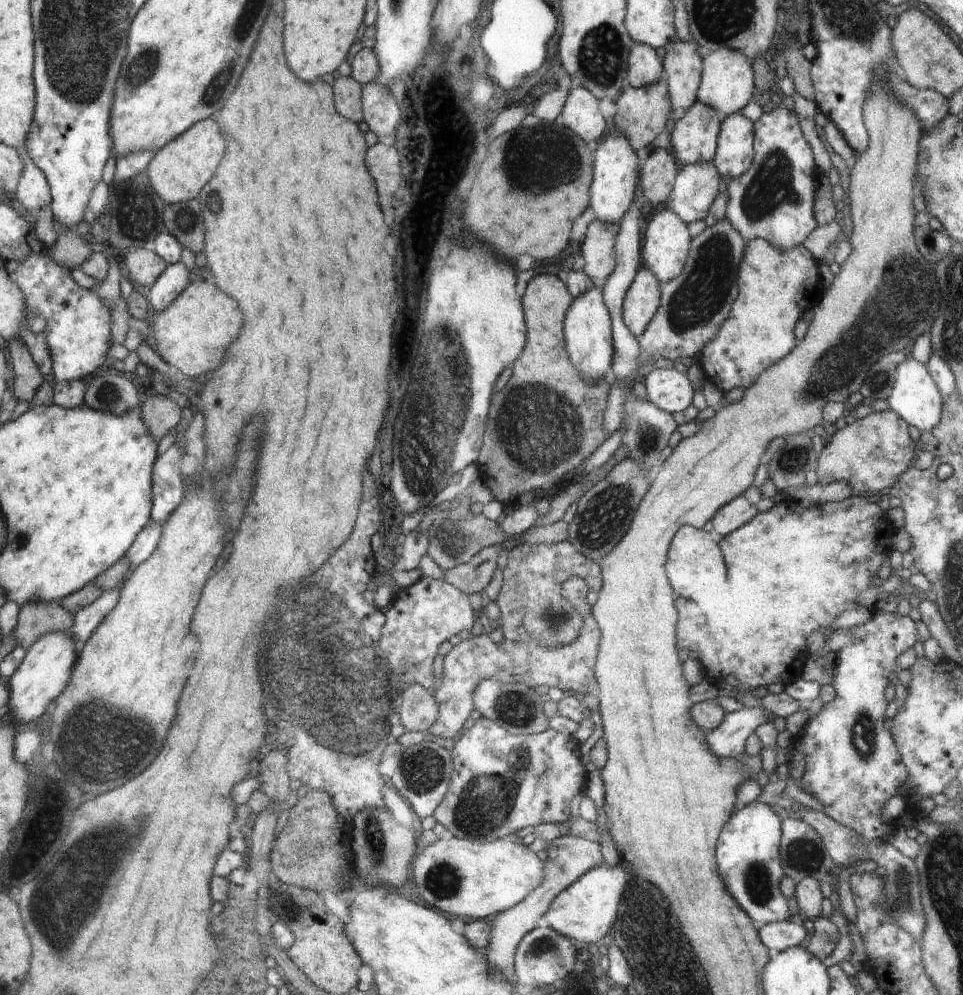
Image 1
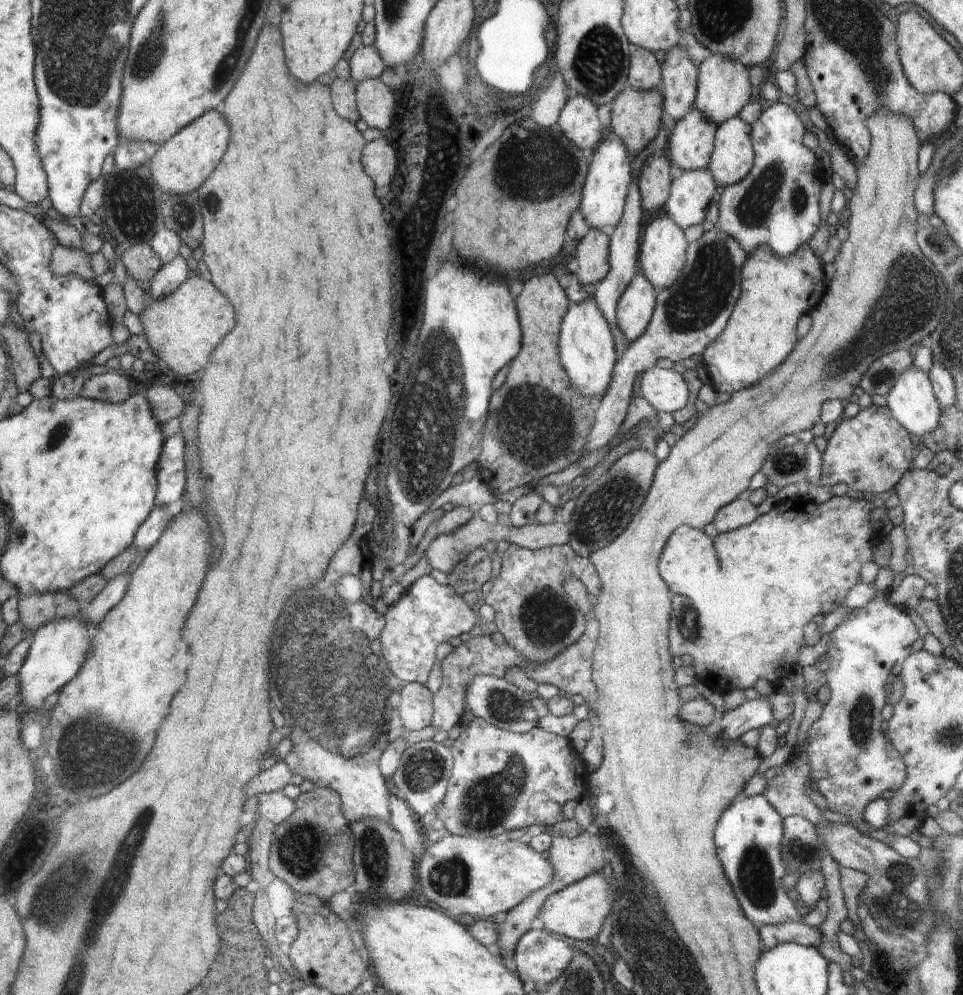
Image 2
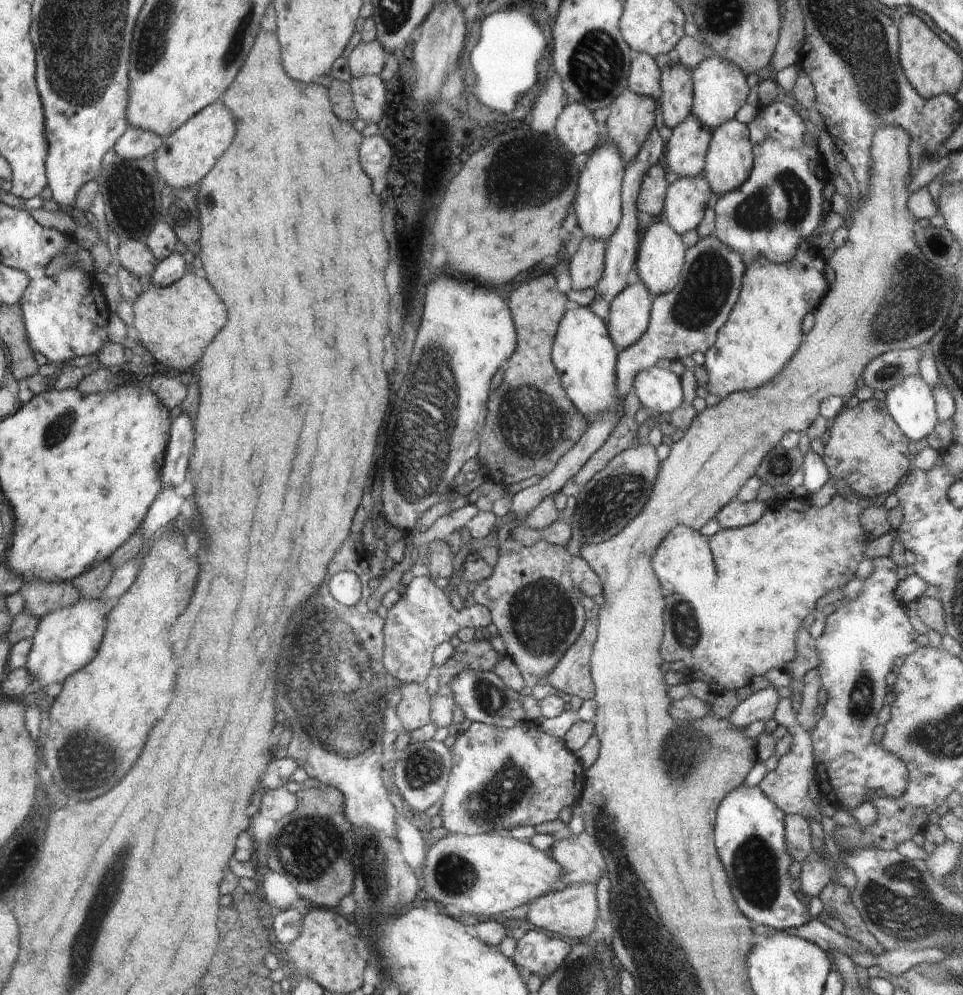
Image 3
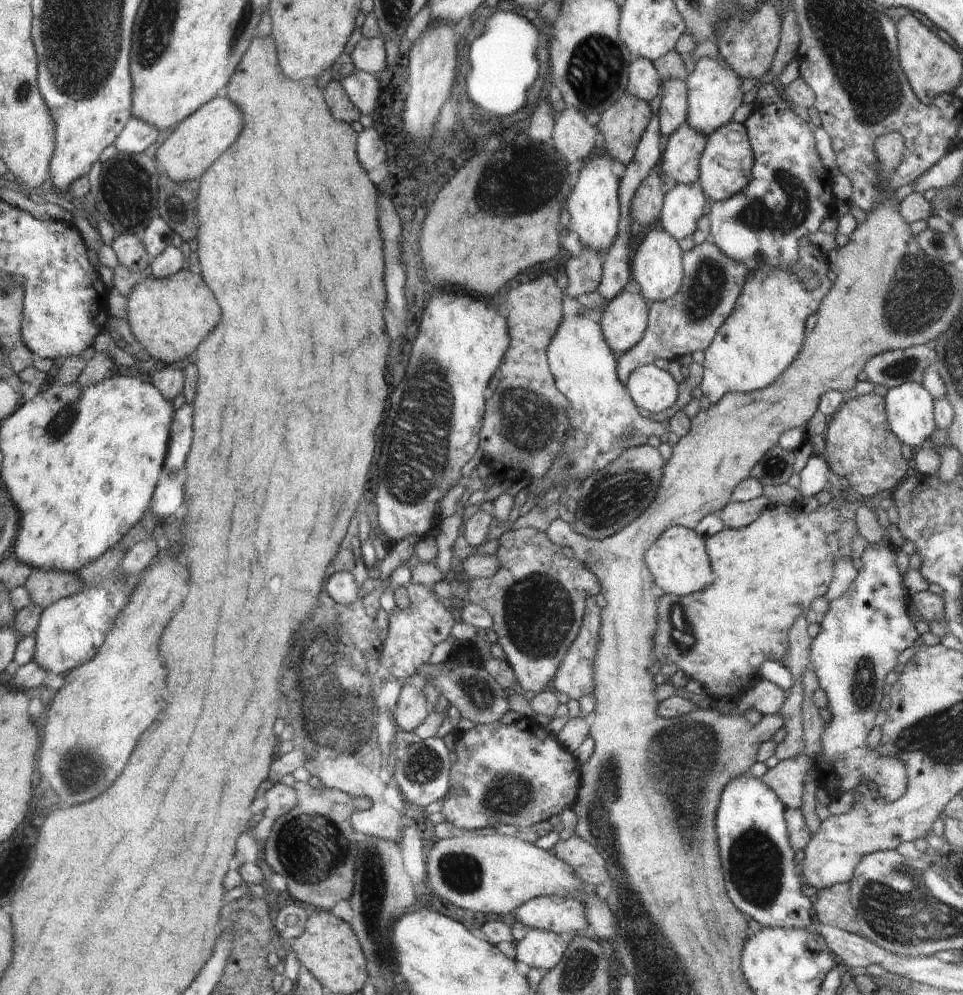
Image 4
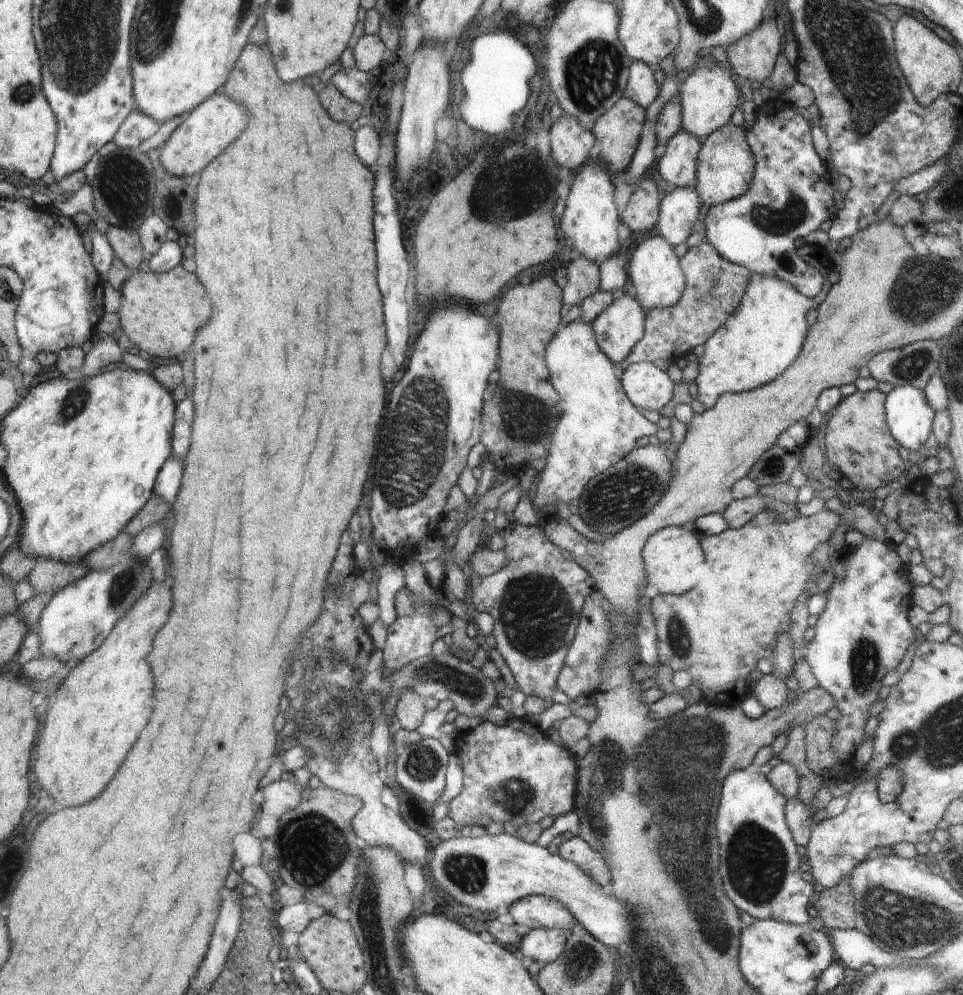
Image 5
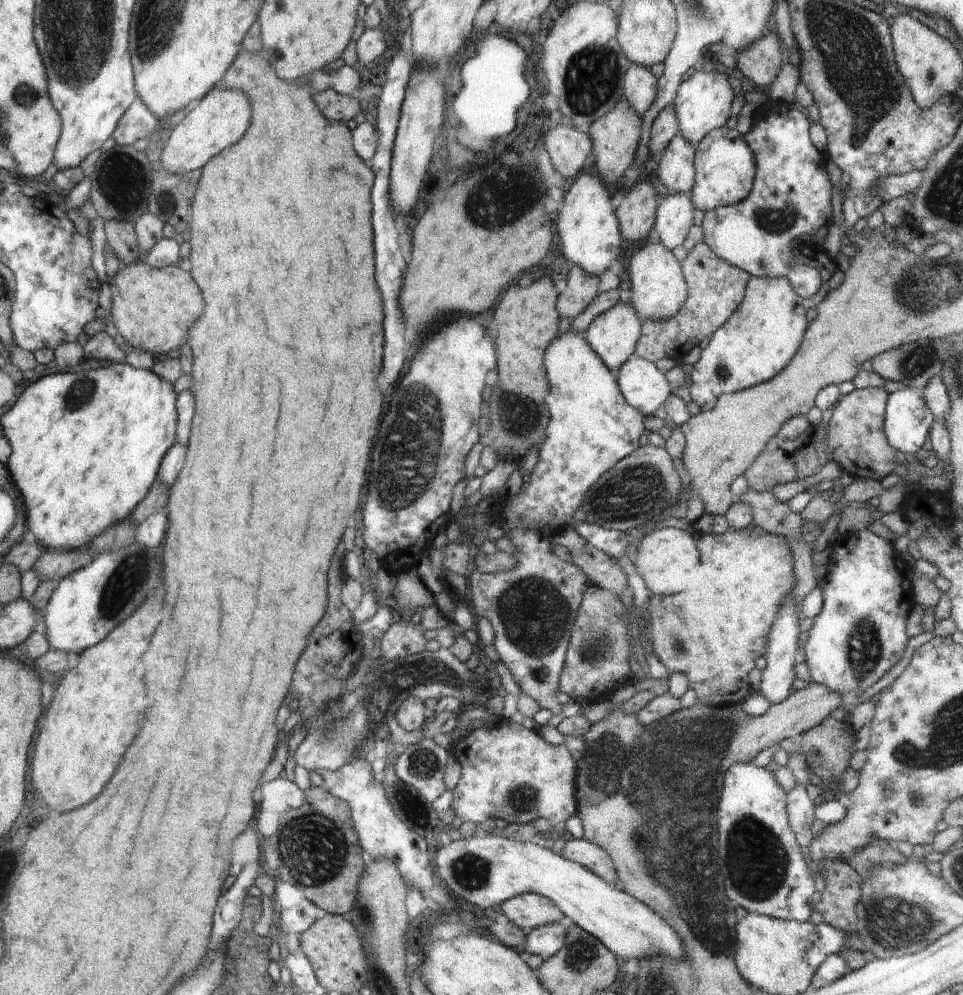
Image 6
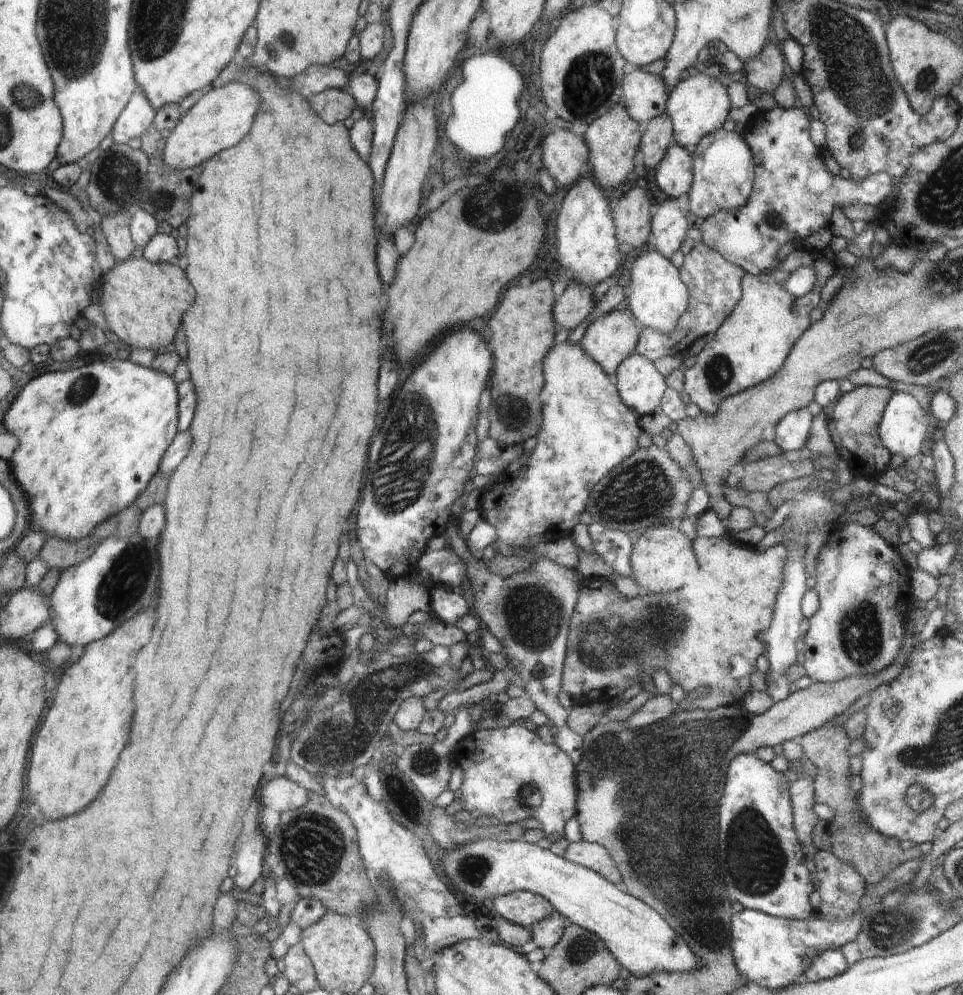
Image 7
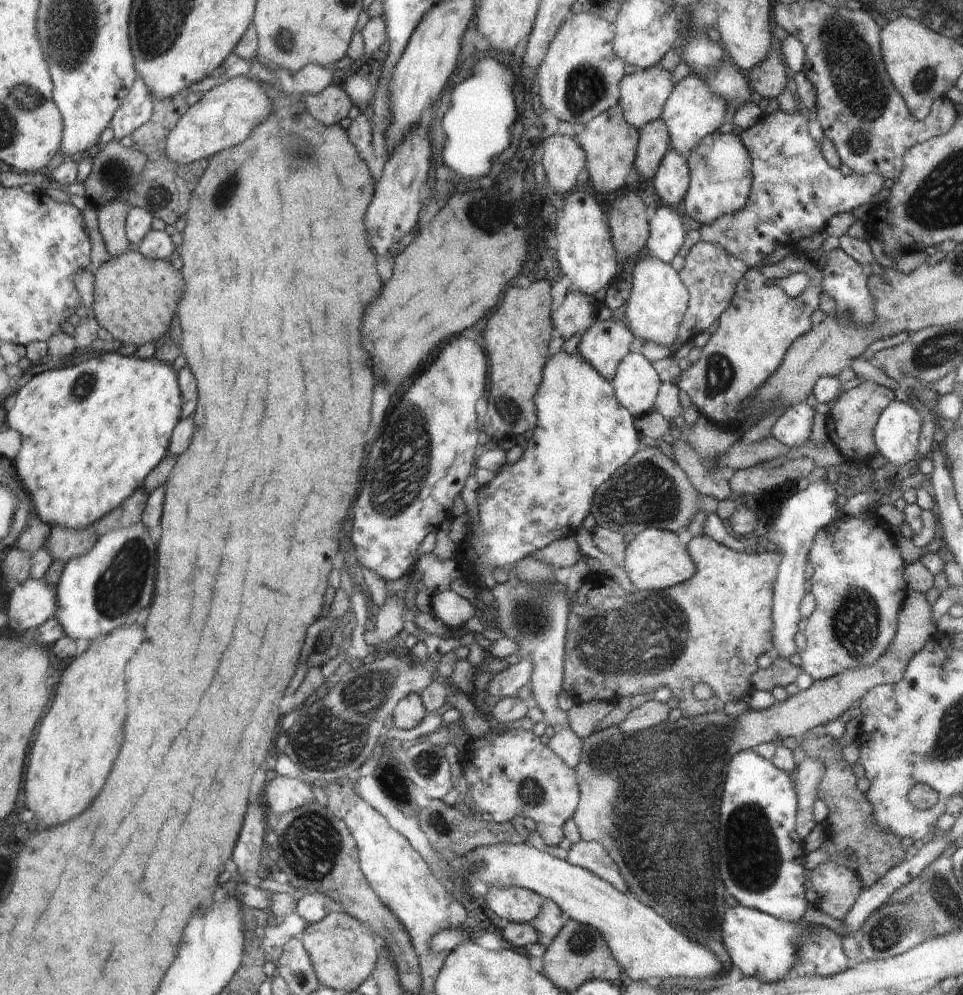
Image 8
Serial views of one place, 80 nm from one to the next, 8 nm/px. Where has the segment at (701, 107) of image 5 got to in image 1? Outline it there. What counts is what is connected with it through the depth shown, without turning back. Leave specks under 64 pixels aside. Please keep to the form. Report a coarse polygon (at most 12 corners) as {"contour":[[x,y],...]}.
{"contour":[[722,46],[702,56],[697,100],[721,120],[754,92],[749,58]]}

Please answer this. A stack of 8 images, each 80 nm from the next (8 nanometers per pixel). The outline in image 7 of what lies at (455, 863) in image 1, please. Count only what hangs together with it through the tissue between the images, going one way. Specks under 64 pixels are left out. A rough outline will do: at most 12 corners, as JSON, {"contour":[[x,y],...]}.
{"contour":[[525,841],[456,843],[451,889],[548,899],[631,972],[698,960],[651,906]]}

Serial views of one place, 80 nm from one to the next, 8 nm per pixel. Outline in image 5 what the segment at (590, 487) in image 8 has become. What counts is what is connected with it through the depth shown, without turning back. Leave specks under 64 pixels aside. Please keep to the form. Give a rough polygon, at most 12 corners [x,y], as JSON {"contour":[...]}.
{"contour":[[591,323],[560,327],[561,398],[532,506],[560,510],[658,428]]}

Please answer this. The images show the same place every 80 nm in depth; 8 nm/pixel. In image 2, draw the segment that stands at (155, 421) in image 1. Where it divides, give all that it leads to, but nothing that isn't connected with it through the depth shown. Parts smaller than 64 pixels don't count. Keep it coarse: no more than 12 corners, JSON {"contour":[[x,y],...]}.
{"contour":[[174,386],[146,392],[154,418],[163,425],[180,418],[184,402]]}

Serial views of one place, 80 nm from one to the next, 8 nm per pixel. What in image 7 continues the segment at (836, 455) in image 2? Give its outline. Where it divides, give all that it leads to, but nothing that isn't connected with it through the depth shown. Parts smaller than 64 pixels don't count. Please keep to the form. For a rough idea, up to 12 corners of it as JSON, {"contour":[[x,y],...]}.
{"contour":[[888,387],[840,394],[828,430],[854,477],[896,462],[879,435]]}

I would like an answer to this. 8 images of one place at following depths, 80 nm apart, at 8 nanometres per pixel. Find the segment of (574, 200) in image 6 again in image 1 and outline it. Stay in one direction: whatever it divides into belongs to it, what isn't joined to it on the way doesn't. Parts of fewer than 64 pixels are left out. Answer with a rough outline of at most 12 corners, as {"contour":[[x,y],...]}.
{"contour":[[618,128],[594,151],[595,219],[618,223],[638,184],[638,156]]}

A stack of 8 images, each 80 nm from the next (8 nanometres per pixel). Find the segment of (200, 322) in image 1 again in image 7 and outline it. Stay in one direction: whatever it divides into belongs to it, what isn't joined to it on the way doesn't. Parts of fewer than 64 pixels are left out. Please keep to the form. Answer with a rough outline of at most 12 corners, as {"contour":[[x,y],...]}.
{"contour":[[136,257],[98,303],[130,348],[174,342],[194,288],[178,264]]}

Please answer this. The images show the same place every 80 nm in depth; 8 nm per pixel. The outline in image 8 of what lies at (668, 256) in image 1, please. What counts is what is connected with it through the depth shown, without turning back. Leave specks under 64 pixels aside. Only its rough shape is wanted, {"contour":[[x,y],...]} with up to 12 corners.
{"contour":[[654,255],[633,271],[624,322],[640,341],[678,341],[690,291]]}

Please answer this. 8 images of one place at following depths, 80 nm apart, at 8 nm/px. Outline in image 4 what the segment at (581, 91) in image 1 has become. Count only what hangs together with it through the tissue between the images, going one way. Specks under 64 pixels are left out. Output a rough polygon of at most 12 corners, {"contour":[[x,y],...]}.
{"contour":[[566,108],[553,144],[566,161],[594,152],[598,129],[583,111]]}

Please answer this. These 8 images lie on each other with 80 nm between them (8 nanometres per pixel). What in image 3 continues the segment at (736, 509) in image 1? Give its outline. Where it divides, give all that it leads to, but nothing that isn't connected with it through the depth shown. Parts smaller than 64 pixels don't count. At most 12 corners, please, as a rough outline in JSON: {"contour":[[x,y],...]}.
{"contour":[[733,498],[715,516],[720,528],[758,522],[766,504]]}

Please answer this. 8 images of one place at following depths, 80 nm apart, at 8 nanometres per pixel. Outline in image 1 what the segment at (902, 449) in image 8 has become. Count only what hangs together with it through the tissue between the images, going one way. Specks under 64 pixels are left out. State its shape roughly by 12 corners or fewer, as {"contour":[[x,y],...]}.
{"contour":[[909,351],[887,400],[920,432],[940,422],[943,396]]}

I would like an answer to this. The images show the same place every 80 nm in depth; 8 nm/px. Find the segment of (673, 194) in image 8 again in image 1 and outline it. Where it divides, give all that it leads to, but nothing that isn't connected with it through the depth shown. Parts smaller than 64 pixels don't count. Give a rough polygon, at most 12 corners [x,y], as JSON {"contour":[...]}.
{"contour":[[696,101],[676,122],[670,148],[683,164],[712,161],[721,118]]}

